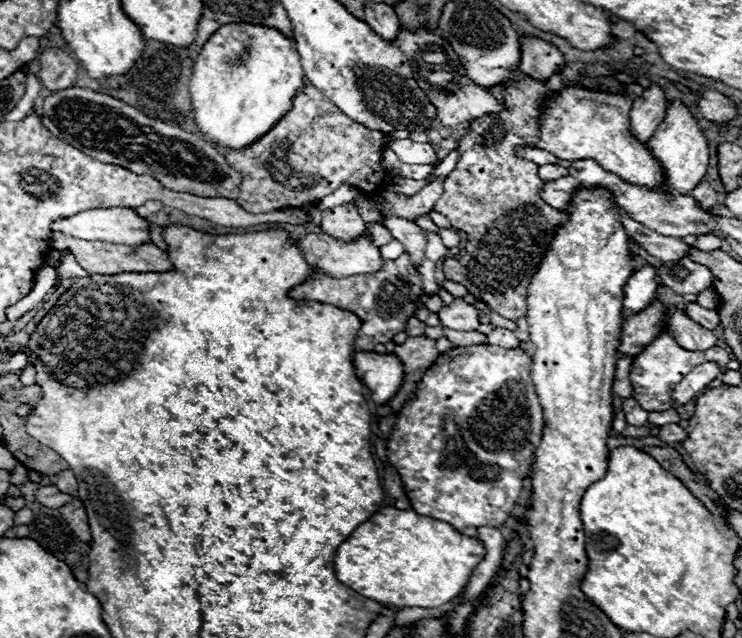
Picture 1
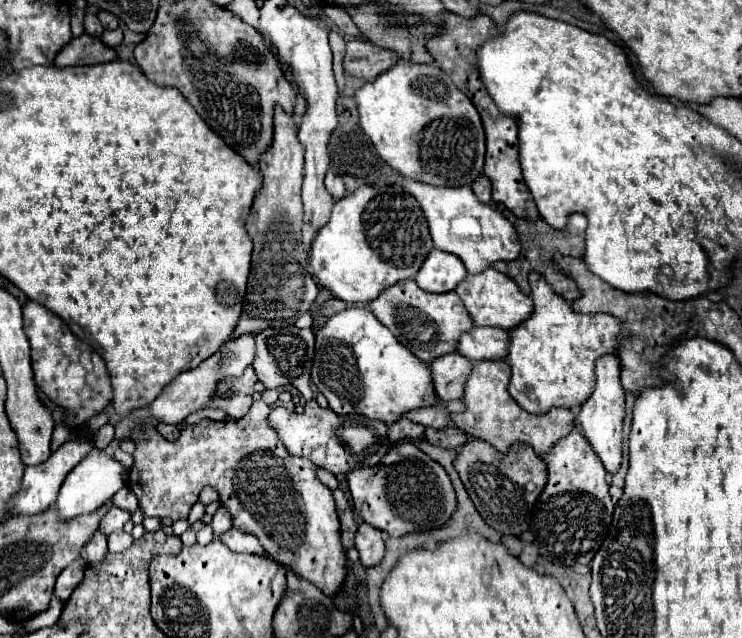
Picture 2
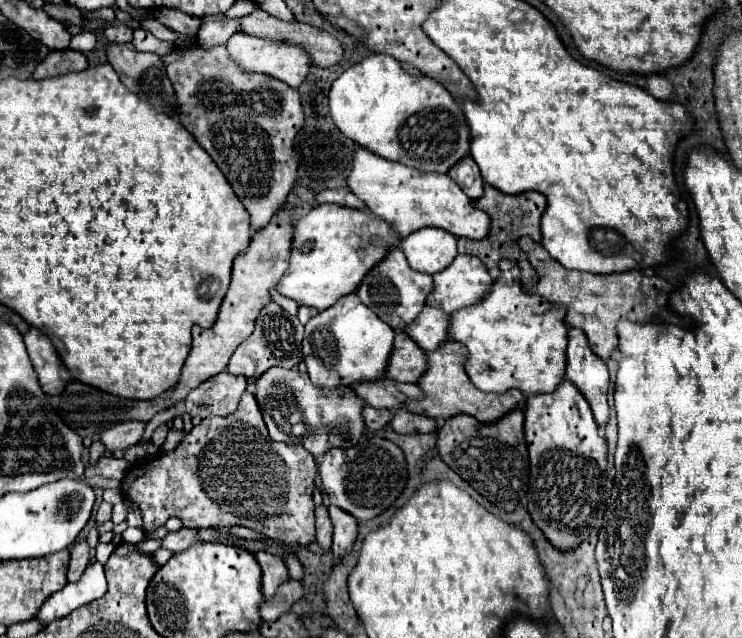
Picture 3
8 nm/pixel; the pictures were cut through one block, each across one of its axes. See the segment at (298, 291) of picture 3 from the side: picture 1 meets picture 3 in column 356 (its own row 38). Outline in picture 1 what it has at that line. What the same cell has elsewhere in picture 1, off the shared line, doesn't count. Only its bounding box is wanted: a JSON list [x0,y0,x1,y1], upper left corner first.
[190,24,304,148]

